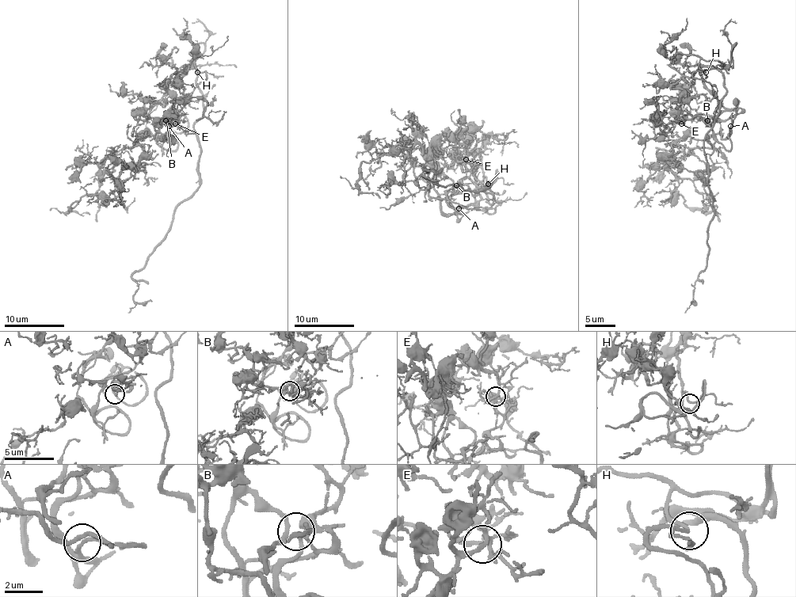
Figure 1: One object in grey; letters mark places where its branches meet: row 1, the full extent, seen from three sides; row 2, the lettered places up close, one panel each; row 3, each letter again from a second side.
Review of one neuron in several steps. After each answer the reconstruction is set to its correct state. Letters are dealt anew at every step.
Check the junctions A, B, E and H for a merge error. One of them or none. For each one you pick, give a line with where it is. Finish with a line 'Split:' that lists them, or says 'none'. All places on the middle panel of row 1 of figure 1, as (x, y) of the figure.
Split: none

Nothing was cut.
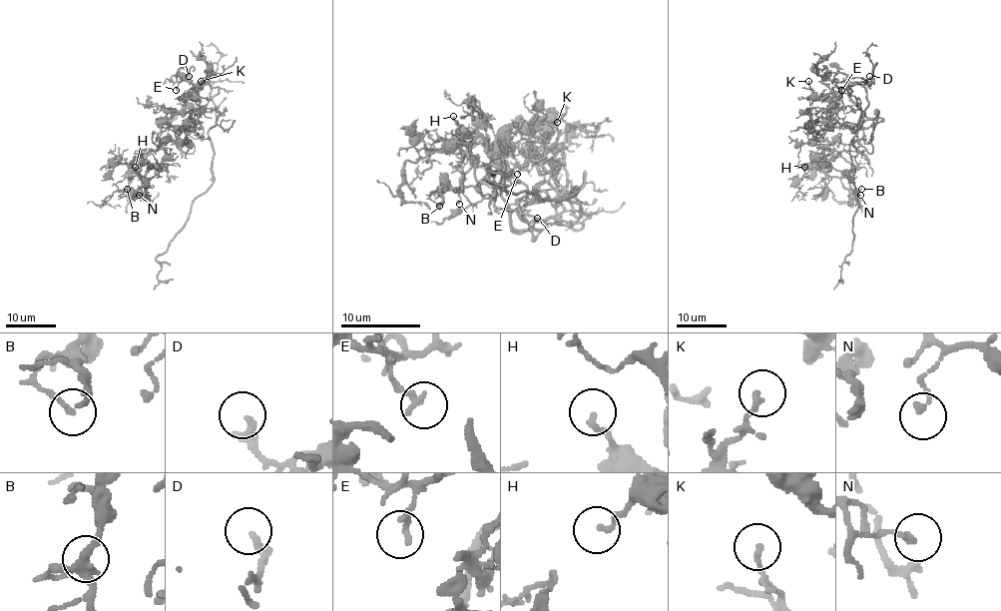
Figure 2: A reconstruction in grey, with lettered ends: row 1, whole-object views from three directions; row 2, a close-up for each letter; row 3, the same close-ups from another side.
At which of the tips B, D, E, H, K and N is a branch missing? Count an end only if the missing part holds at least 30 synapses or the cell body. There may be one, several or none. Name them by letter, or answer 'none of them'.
none of them

